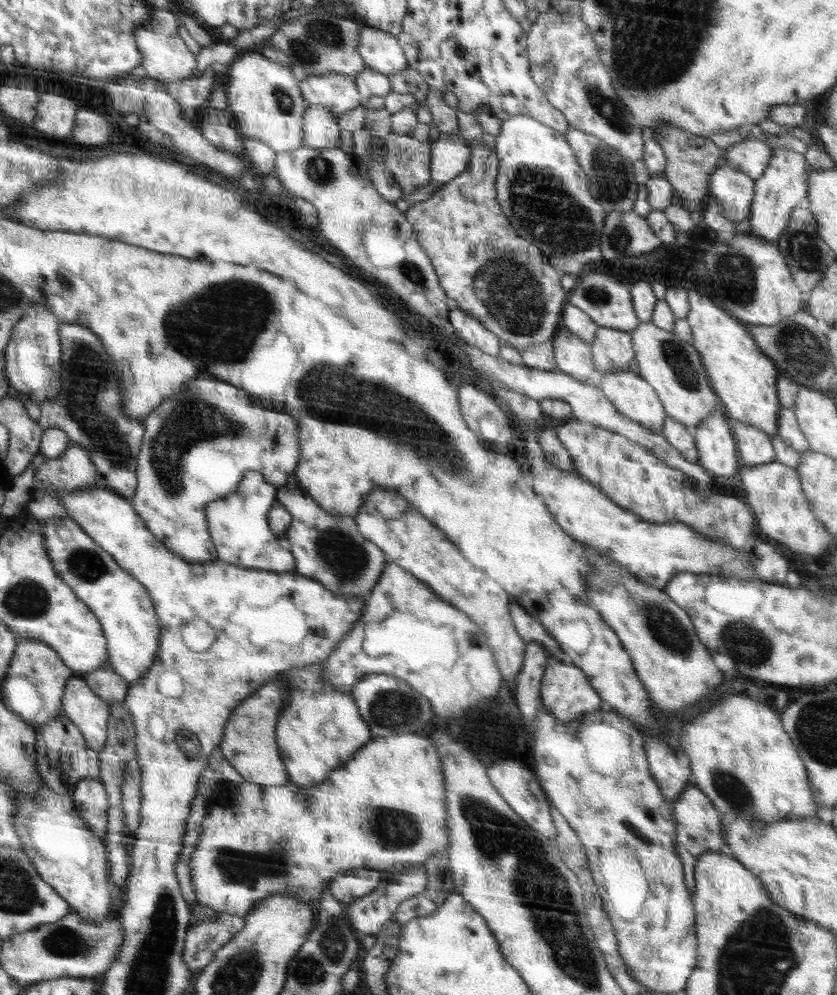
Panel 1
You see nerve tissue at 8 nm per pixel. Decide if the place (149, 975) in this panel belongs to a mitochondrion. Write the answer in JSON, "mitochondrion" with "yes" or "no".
{"mitochondrion":"yes"}

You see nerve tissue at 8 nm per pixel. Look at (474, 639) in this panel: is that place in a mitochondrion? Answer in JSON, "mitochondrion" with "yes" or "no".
{"mitochondrion":"yes"}

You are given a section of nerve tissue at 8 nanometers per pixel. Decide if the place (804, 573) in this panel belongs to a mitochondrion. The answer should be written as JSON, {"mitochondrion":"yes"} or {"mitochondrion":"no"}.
{"mitochondrion":"no"}

